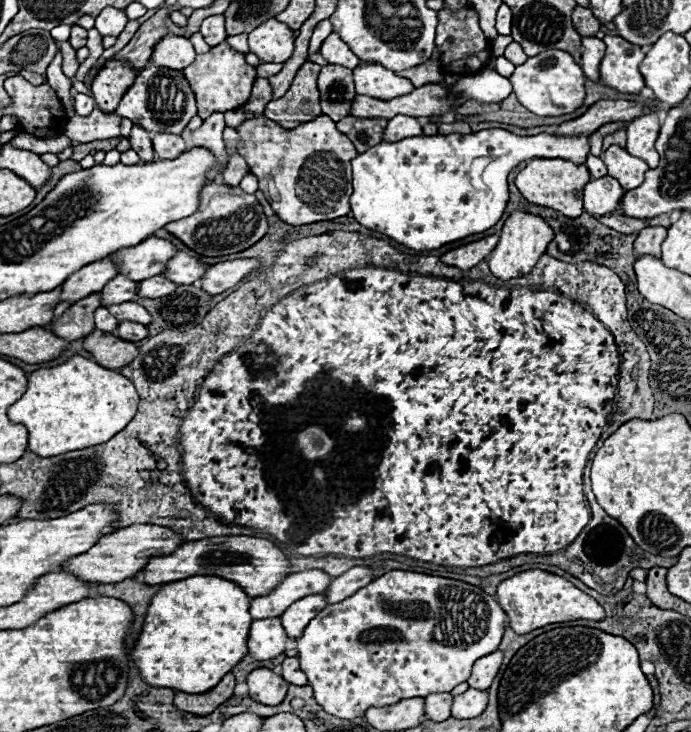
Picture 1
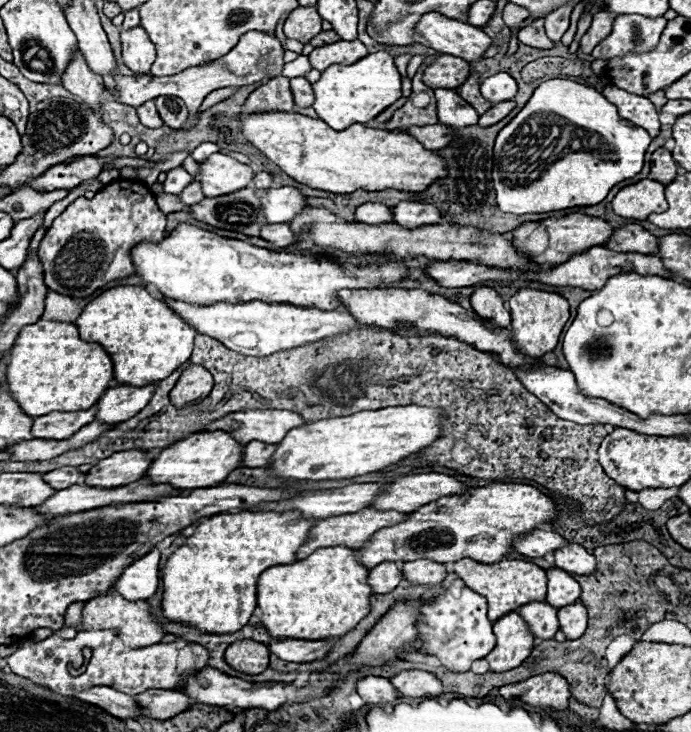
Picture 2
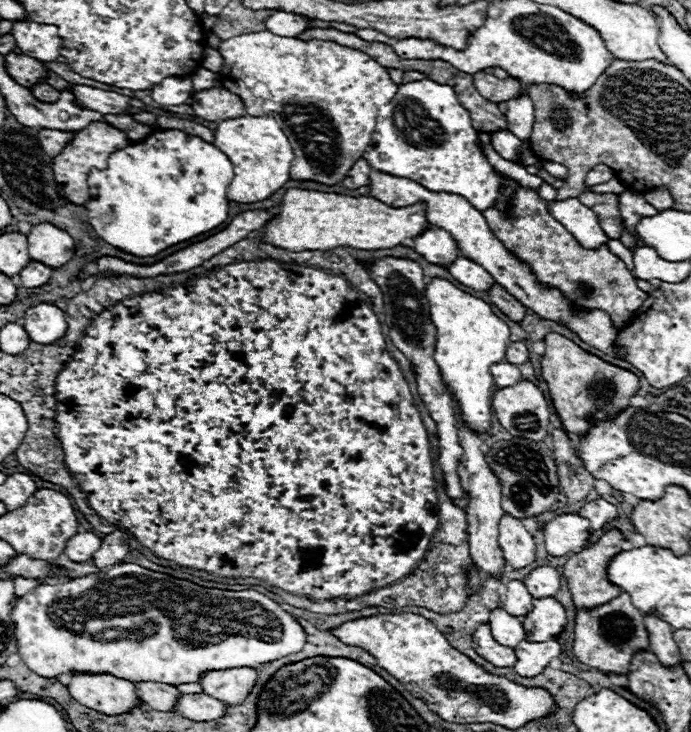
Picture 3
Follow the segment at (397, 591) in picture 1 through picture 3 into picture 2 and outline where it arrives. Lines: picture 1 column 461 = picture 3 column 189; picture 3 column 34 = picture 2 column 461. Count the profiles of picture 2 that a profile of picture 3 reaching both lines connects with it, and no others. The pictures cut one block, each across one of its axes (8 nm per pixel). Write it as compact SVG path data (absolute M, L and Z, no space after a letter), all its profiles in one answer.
M446 588L432 596L426 604L420 606L420 618L416 620L418 640L414 648L420 654L436 656L442 668L452 672L470 670L470 666L490 654L496 646L496 638L492 634L492 622L486 616L486 598L476 594L474 590L462 588L458 596L450 594Z

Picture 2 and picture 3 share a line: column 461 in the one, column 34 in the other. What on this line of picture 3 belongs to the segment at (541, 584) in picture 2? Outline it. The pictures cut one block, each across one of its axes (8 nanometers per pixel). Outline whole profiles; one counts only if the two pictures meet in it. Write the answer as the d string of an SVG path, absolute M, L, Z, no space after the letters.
M18 556L10 566L4 566L2 570L8 574L14 574L14 576L46 580L46 576L50 572L50 564L42 562L42 560L32 560L28 556Z

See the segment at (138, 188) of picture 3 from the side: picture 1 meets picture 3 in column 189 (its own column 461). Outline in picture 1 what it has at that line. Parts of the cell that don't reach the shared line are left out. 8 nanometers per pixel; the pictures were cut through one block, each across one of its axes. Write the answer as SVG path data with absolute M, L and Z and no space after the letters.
M488 128L472 134L420 134L402 138L398 142L380 142L350 162L354 186L354 192L350 196L352 216L364 228L386 234L394 242L404 244L412 250L436 250L448 242L484 232L502 218L510 196L506 176L520 162L532 158L564 158L574 164L582 164L586 152L588 136L558 138L546 132L536 136L518 136L502 128Z

